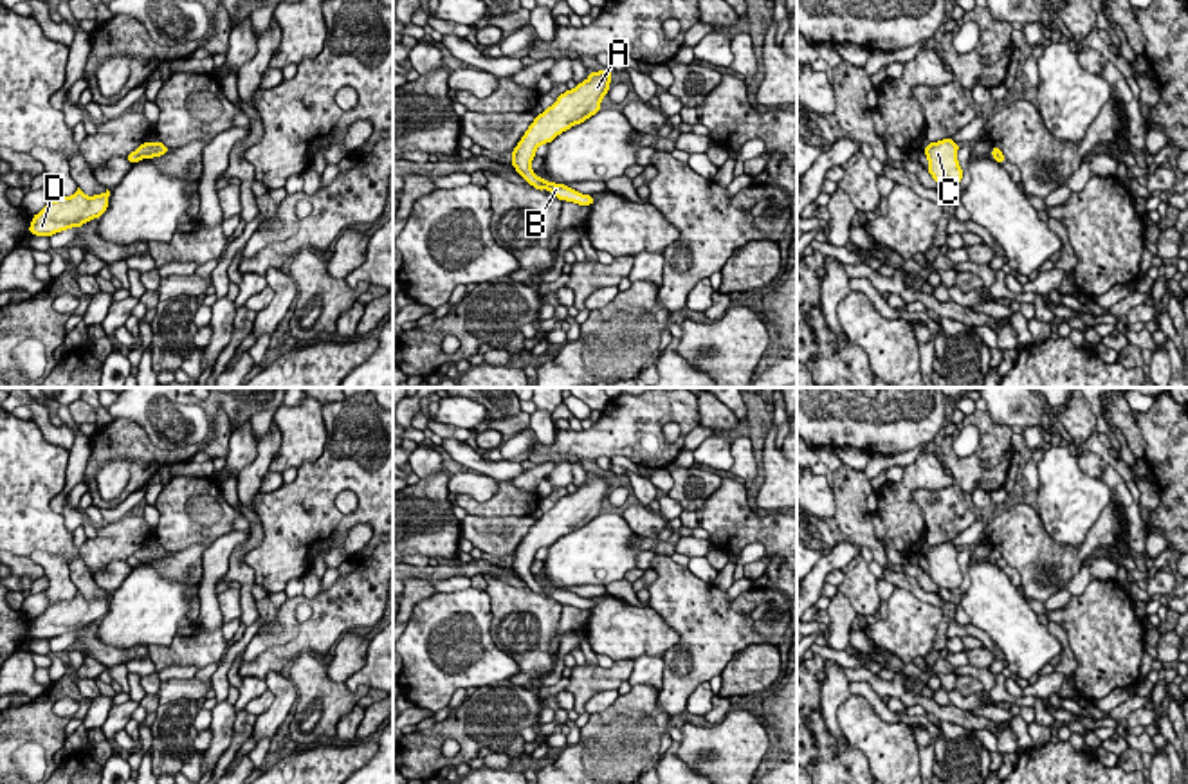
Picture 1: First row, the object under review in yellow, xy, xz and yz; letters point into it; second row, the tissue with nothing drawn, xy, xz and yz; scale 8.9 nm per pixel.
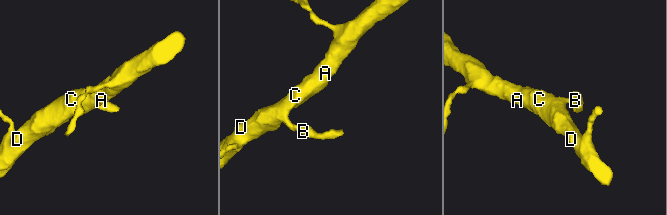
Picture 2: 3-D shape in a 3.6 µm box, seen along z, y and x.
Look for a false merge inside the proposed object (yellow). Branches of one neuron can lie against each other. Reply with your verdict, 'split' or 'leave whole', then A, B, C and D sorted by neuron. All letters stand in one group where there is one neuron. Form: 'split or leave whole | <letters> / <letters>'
split | A C D / B

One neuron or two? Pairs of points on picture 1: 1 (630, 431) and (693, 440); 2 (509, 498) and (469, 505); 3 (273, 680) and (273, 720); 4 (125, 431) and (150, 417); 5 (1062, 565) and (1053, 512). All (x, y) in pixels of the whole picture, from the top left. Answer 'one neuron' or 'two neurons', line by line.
1: two neurons
2: one neuron
3: one neuron
4: two neurons
5: two neurons

